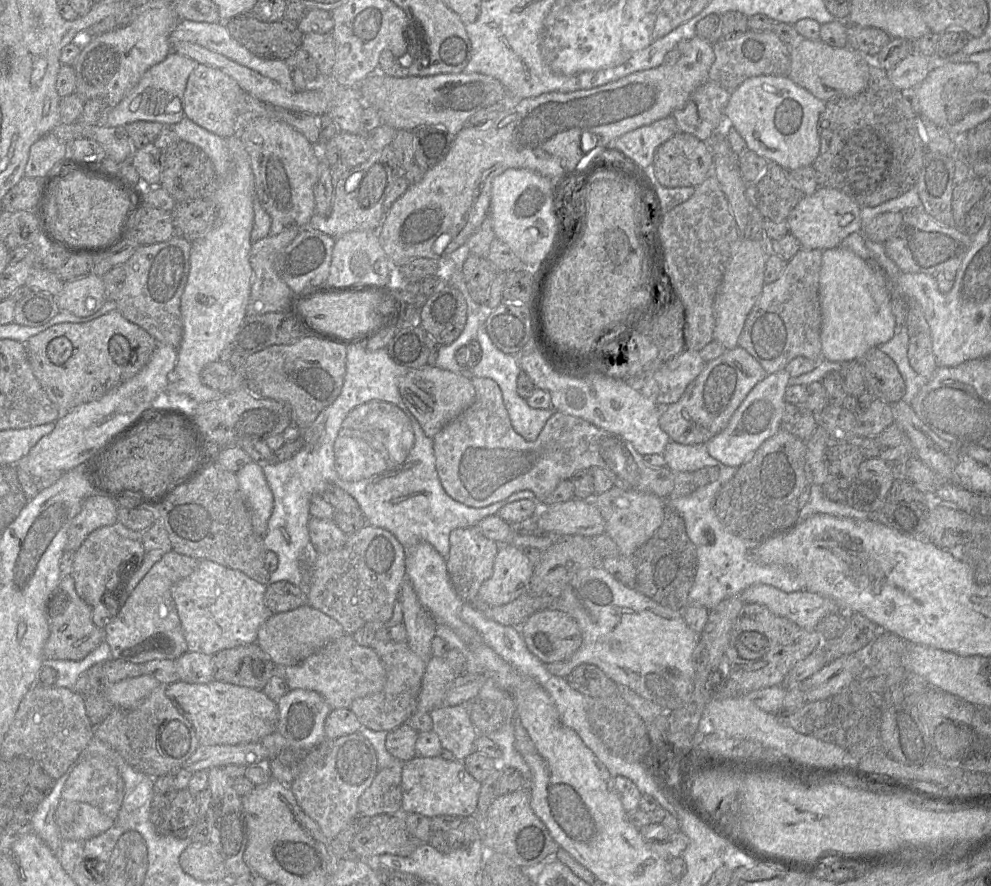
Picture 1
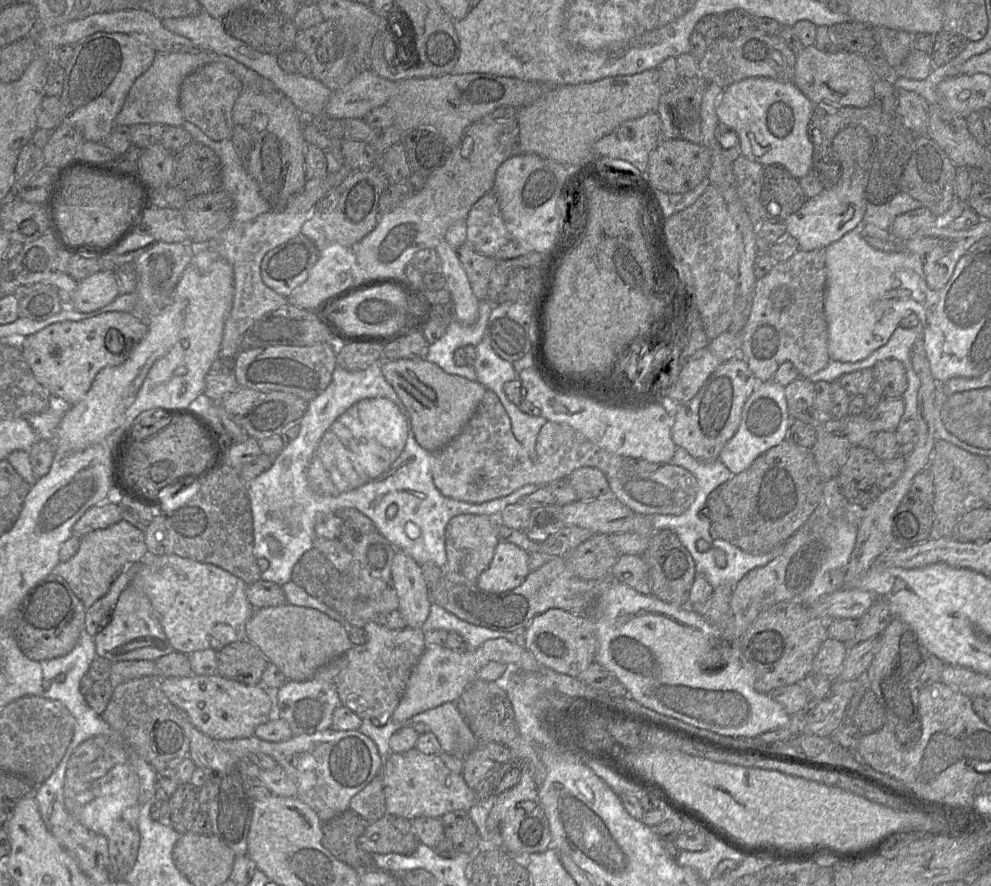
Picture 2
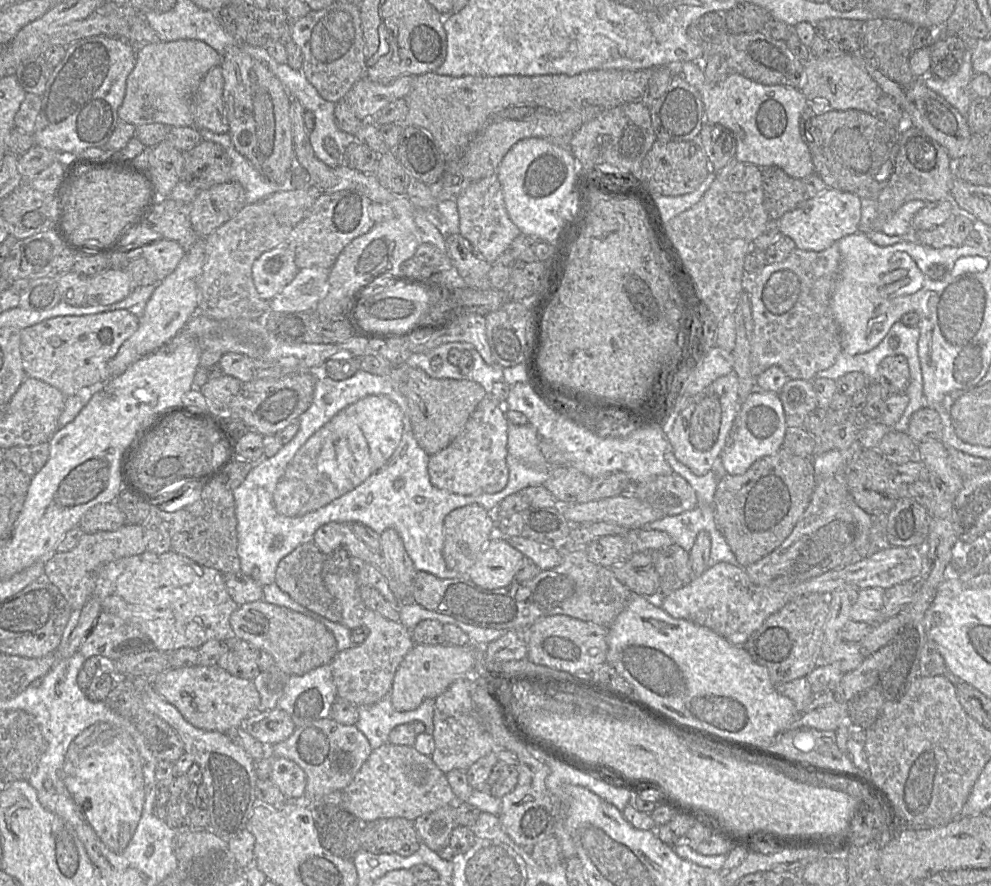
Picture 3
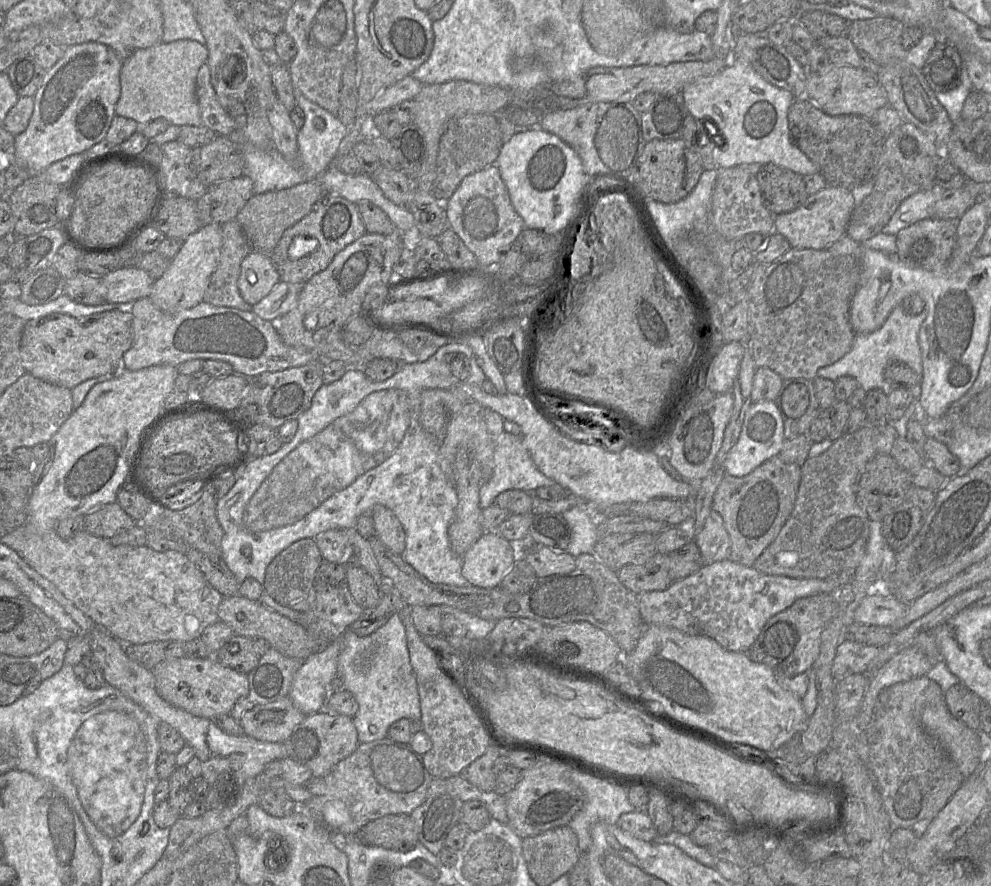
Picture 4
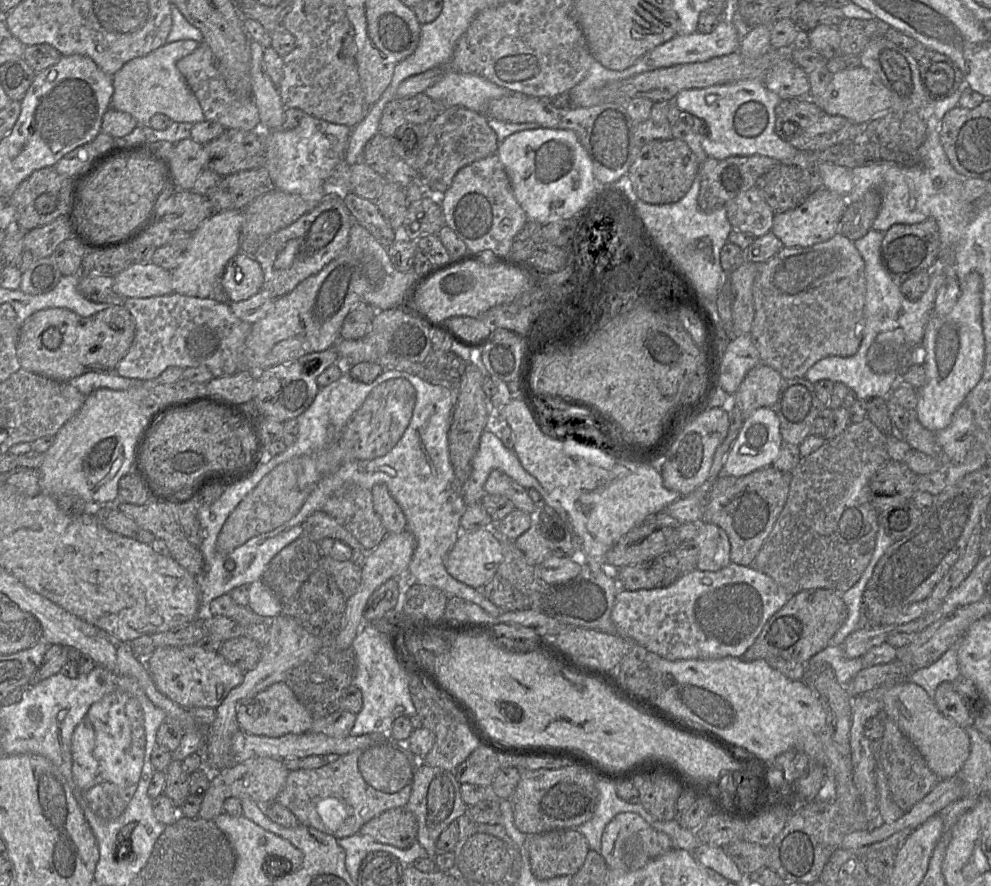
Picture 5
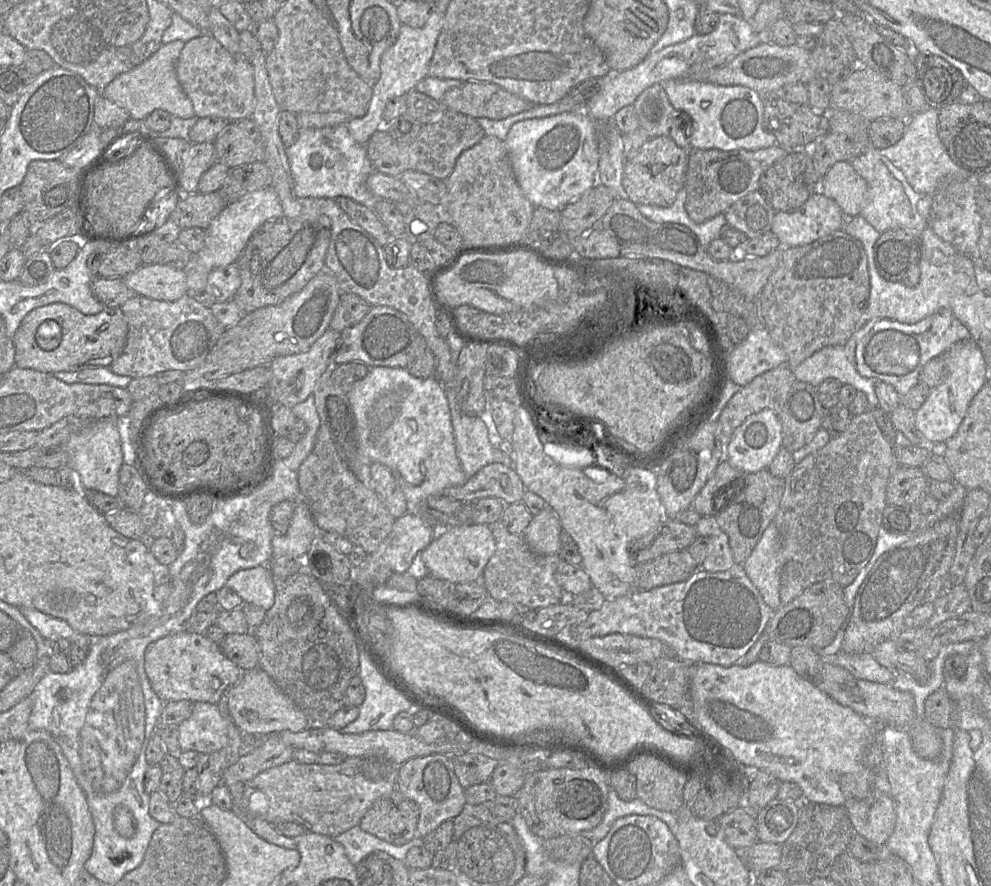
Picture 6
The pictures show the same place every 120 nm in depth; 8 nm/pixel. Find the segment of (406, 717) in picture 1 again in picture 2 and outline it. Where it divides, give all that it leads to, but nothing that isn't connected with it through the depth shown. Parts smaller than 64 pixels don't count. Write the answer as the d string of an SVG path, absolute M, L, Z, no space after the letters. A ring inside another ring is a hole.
M375 620L367 622L363 628L368 633L367 641L362 645L353 645L344 653L347 665L335 678L335 687L342 705L361 719L369 719L373 725L382 726L392 717L405 692L411 671L426 649L424 633L419 628L408 626L401 630L391 630Z

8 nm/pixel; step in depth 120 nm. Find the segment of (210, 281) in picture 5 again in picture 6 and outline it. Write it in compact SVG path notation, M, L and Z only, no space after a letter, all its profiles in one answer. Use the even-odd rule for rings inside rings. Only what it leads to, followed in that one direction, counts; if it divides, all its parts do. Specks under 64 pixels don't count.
M272 186L254 191L237 201L228 203L206 229L204 247L193 254L188 266L184 269L188 292L192 295L203 295L209 273L214 269L235 263L252 234L266 222L281 216L283 216L282 205Z

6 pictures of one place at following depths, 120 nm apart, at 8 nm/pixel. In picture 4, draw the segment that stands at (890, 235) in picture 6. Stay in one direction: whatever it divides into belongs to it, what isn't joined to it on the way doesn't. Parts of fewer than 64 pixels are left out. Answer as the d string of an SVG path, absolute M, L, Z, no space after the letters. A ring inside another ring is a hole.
M933 217L900 230L895 235L897 257L910 268L944 268L955 246L957 221Z

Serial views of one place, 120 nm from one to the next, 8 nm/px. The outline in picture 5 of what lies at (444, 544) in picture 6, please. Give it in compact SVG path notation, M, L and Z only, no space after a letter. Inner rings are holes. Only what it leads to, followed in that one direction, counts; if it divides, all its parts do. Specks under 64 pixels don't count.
M491 528L462 532L444 559L447 572L457 581L474 589L482 589L496 575L503 560L502 538Z

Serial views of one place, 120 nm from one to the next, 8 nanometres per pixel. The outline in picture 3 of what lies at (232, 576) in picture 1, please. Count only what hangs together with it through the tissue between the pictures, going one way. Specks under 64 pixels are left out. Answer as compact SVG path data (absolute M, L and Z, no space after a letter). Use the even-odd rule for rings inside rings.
M146 550L142 554L102 566L97 574L93 597L99 600L102 611L137 626L151 640L155 649L166 653L180 648L199 649L212 639L224 642L231 636L230 616L238 607L226 589L222 572L172 550L162 554Z

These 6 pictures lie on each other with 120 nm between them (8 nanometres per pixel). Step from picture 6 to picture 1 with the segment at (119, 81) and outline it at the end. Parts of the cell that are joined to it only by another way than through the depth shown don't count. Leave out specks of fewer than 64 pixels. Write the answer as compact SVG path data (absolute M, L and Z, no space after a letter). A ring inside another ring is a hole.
M171 52L167 57L148 69L130 92L101 119L101 125L125 127L136 121L159 122L174 125L182 120L184 113L184 91L187 80L199 63L190 57Z

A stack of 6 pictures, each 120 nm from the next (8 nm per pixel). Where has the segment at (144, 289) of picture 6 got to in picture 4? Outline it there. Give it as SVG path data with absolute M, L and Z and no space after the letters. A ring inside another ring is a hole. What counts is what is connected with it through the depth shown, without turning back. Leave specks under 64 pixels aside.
M119 267L102 276L105 286L105 301L107 303L131 305L142 298L149 298L154 280L140 267Z

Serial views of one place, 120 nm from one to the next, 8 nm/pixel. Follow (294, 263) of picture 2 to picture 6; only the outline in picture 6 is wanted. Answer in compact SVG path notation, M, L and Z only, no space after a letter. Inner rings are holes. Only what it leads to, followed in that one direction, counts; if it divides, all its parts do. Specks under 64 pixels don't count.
M236 263L212 270L207 278L205 293L214 303L233 299L241 284L239 269Z

